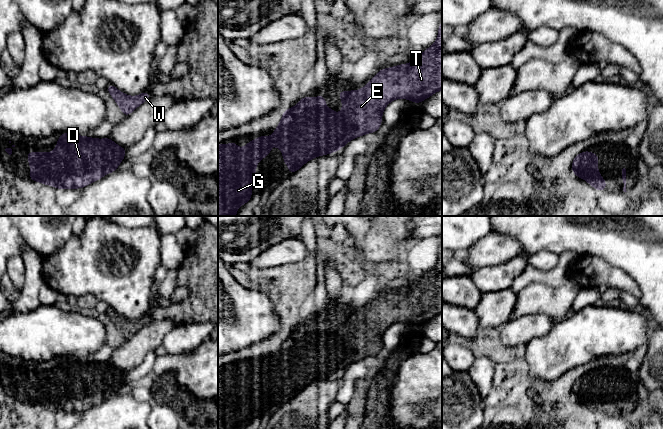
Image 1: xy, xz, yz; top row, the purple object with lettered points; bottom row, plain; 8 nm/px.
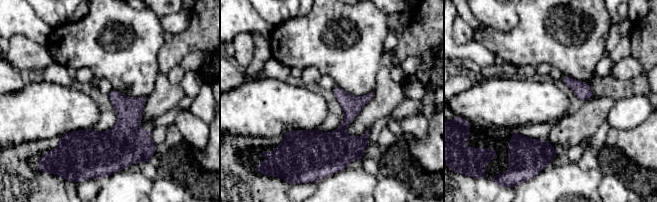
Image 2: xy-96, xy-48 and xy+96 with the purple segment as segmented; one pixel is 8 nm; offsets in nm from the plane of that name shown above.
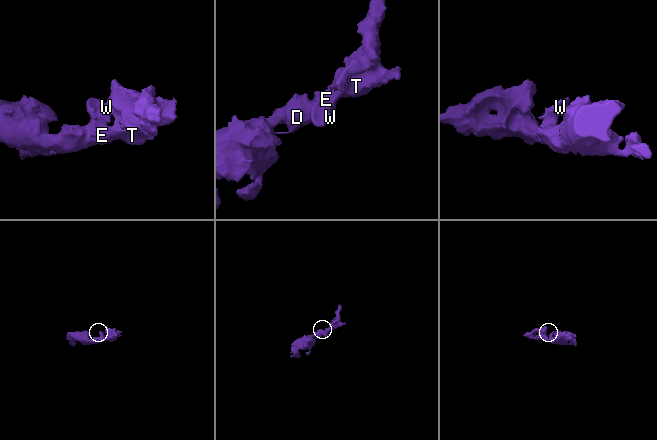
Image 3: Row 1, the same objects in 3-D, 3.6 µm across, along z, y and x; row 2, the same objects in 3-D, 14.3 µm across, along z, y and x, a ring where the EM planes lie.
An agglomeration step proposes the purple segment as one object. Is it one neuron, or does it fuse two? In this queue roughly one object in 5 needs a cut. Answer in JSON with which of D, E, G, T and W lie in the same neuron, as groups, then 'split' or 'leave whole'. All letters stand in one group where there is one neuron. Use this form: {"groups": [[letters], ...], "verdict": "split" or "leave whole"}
{"groups": [["D", "E", "G", "T", "W"]], "verdict": "leave whole"}

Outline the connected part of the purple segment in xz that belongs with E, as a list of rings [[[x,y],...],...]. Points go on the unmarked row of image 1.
[[[442,244],[433,269],[408,288],[380,293],[377,299],[361,313],[339,315],[342,335],[334,337],[326,331],[323,319],[299,323],[296,330],[287,332],[279,349],[271,360],[258,360],[243,372],[230,368],[218,368],[218,429],[244,429],[252,422],[252,401],[256,389],[271,375],[271,368],[282,375],[288,397],[298,395],[309,384],[339,375],[349,365],[368,357],[375,357],[381,350],[385,331],[395,323],[408,323],[420,328],[434,317],[442,314]]]

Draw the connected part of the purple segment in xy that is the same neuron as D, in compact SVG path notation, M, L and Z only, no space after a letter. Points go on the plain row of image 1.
M60 357L56 372L47 376L26 376L30 389L29 403L59 413L81 413L118 394L127 372L120 371L110 361L104 363Z

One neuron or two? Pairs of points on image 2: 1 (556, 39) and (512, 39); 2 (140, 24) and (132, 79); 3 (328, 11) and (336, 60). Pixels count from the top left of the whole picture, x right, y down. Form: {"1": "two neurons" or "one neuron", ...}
{"1": "one neuron", "2": "one neuron", "3": "one neuron"}

